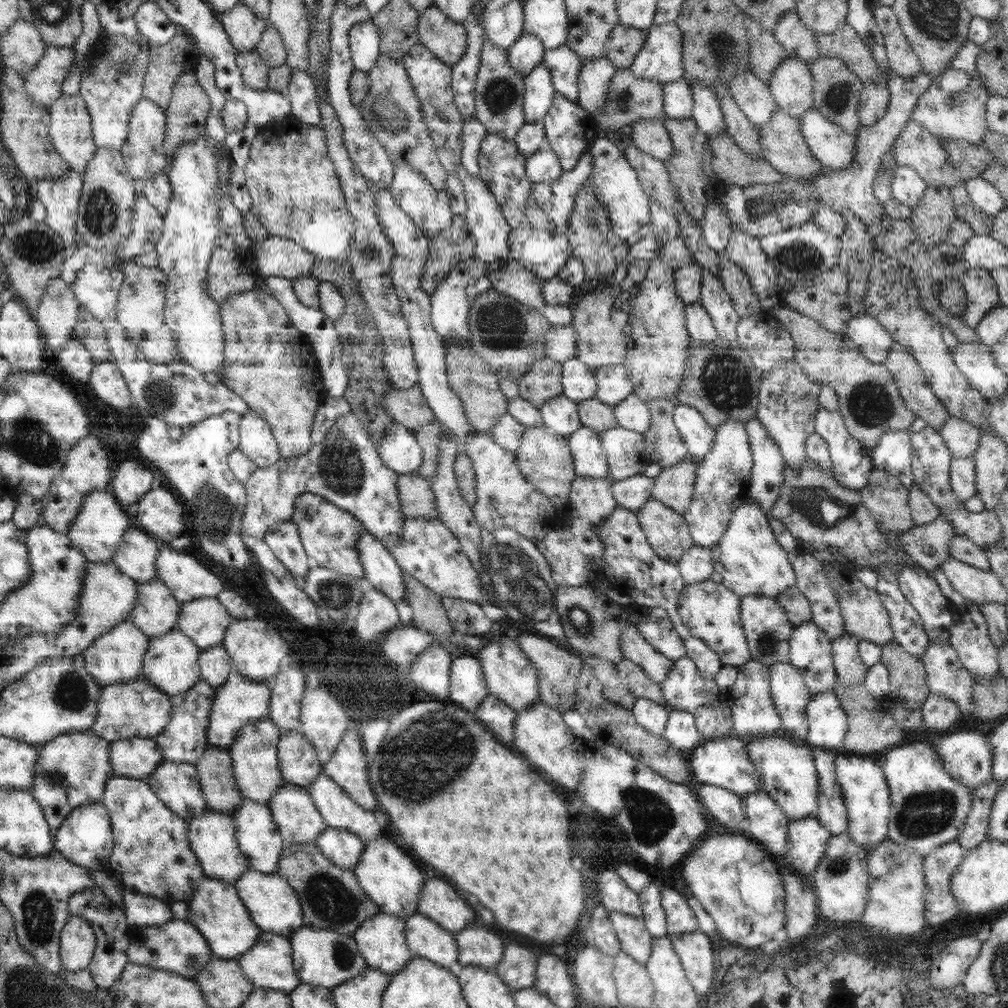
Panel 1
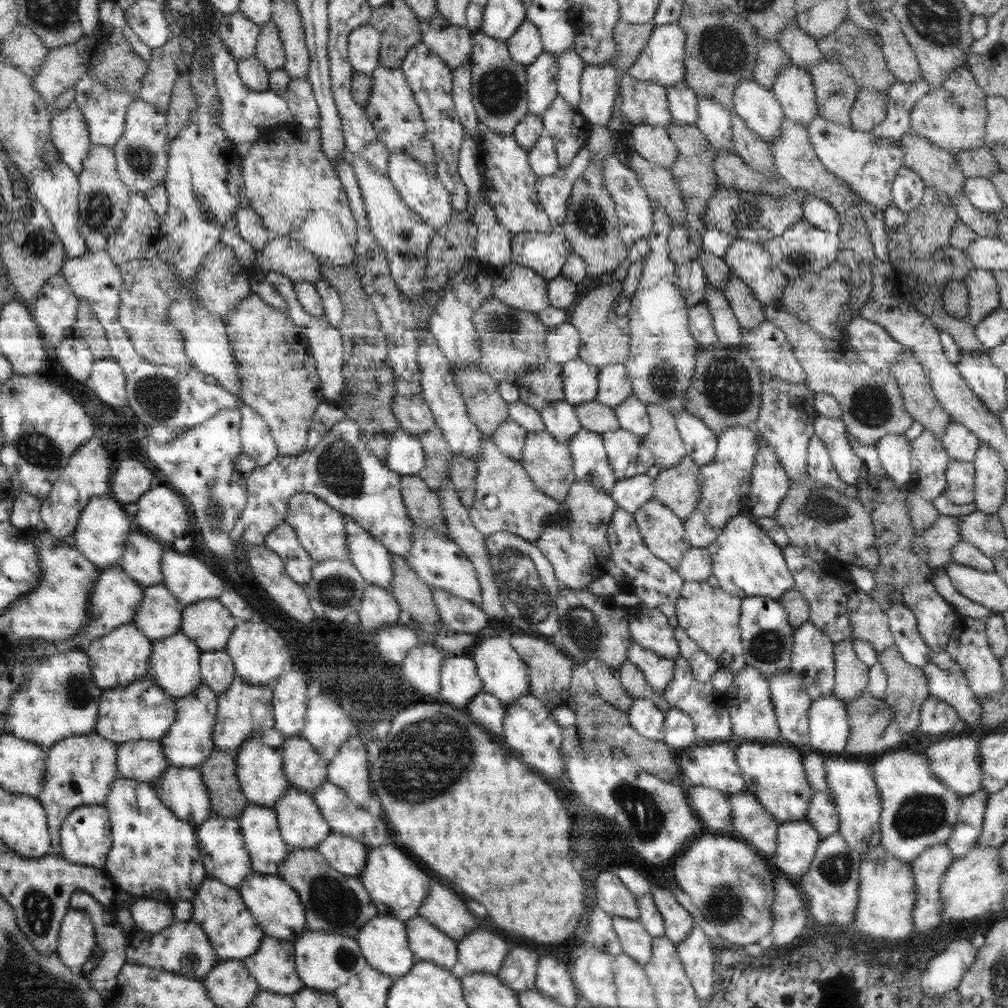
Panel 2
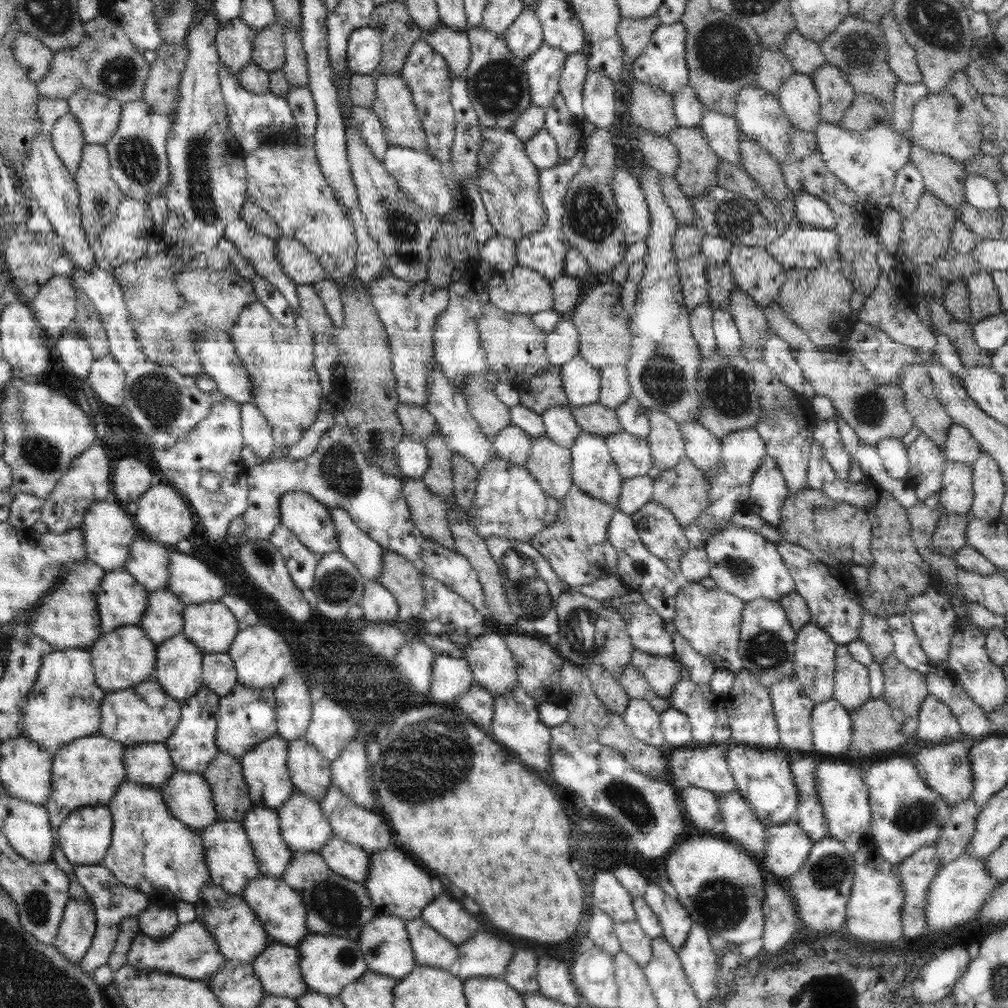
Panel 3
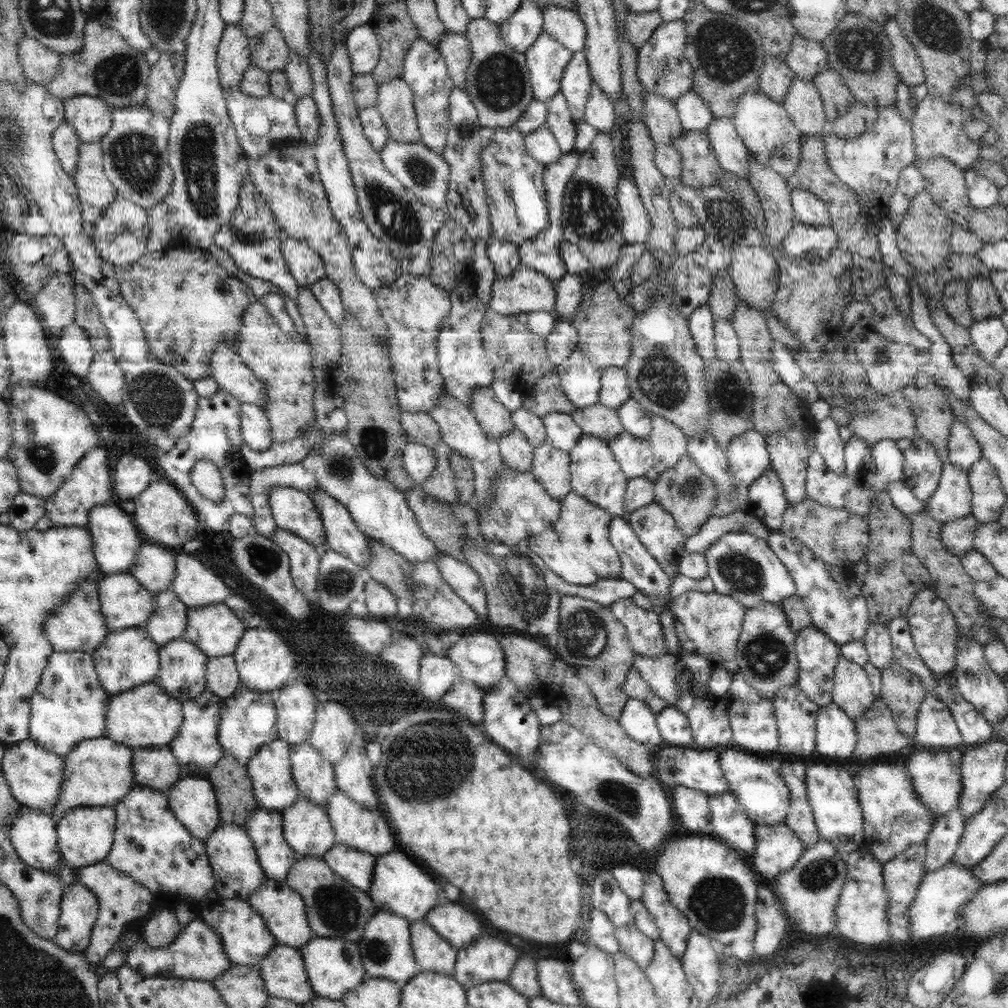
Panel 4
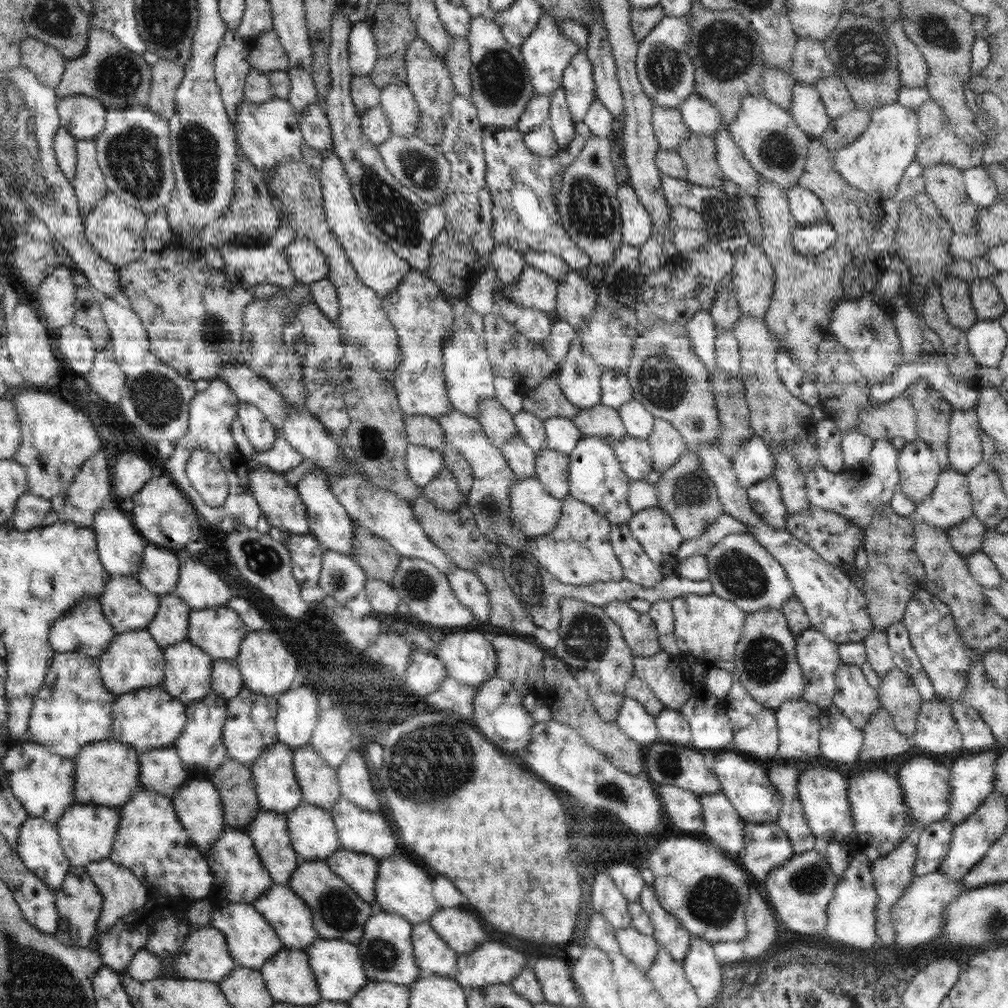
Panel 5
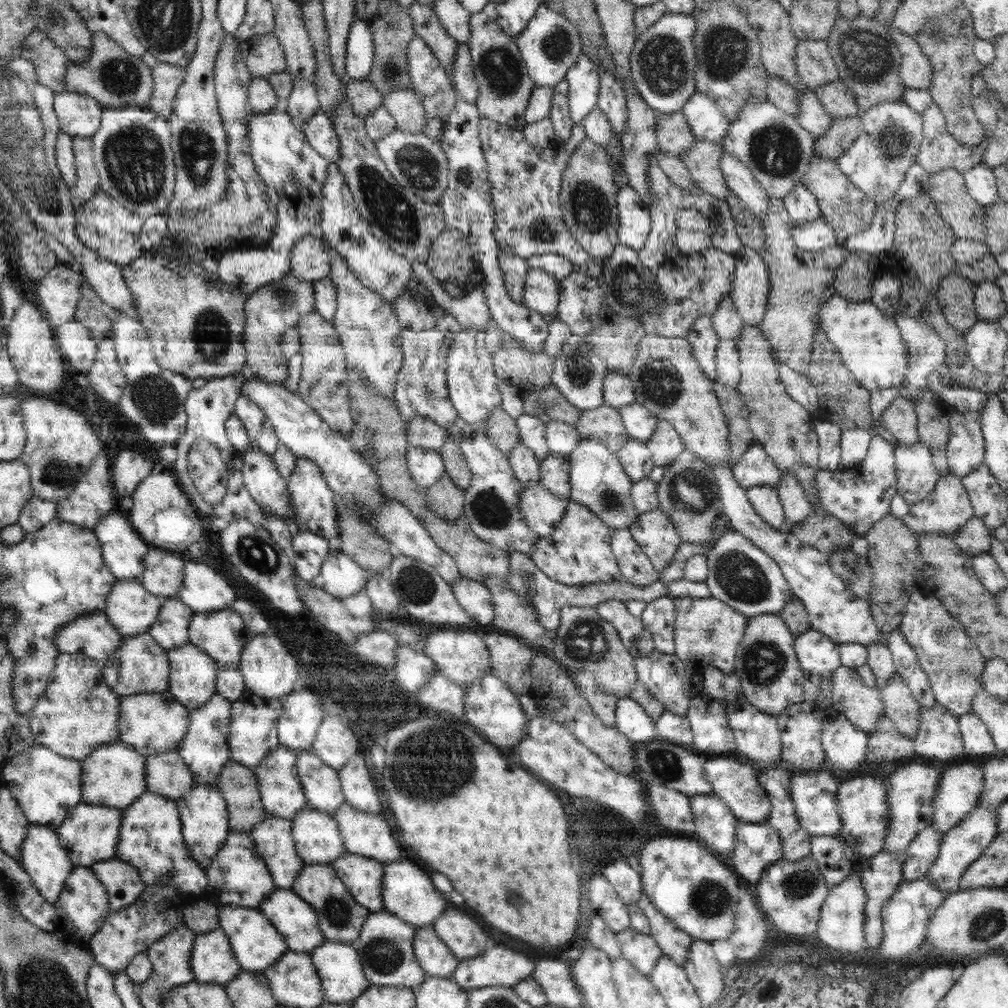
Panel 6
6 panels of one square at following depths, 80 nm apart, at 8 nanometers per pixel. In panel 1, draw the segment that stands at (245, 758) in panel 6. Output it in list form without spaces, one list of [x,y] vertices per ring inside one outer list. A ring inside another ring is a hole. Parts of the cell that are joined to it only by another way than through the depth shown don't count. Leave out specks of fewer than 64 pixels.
[[[232,668],[227,681],[220,688],[214,688],[214,690],[215,695],[209,716],[207,739],[210,745],[220,746],[222,749],[228,750],[234,744],[234,739],[242,727],[269,716],[271,684],[268,681],[250,680]]]

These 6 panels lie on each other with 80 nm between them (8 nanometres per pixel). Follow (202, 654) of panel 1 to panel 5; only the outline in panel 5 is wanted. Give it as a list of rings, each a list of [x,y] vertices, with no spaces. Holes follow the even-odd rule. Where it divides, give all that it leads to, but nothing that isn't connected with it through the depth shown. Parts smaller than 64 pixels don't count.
[[[213,659],[211,668],[212,690],[226,700],[234,698],[243,687],[243,678],[236,660]]]

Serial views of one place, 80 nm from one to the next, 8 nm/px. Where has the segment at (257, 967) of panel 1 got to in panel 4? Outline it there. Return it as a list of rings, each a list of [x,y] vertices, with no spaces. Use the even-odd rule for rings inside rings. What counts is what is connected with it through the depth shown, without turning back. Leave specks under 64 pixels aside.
[[[274,946],[258,969],[269,996],[302,1005],[316,995],[308,982],[302,953],[297,948]]]

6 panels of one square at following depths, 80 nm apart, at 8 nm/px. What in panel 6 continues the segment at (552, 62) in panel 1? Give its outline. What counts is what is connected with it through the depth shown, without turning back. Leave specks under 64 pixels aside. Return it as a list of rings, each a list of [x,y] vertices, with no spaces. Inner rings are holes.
[[[581,54],[566,71],[568,83],[569,113],[574,123],[581,123],[583,118],[597,106],[600,88],[597,65],[586,55]]]

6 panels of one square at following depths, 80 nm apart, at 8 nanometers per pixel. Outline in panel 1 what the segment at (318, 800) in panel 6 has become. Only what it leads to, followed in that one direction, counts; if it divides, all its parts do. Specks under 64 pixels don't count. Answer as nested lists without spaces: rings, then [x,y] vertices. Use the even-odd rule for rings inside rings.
[[[297,729],[282,730],[277,747],[279,769],[286,783],[308,788],[323,772],[312,743]]]

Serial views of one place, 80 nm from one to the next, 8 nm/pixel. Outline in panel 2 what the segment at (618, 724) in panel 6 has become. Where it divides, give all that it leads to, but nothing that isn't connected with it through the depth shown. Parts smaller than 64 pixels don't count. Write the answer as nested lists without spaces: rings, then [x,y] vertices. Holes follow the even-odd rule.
[[[634,699],[627,711],[632,728],[636,729],[644,738],[664,741],[665,713],[651,700]]]

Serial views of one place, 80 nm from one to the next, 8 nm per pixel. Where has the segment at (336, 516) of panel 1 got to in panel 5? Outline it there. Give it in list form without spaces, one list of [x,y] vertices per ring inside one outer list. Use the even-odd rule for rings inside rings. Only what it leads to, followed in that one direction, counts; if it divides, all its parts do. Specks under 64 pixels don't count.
[[[268,468],[248,469],[248,472],[251,496],[273,529],[282,527],[289,533],[311,534],[303,499],[282,474]]]

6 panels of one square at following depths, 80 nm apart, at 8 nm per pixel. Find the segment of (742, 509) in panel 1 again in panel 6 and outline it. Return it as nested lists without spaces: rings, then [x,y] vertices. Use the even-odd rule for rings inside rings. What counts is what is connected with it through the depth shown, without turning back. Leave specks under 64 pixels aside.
[[[728,530],[722,534],[705,554],[708,576],[705,583],[711,596],[728,604],[747,618],[762,613],[780,613],[795,594],[784,578],[781,568],[751,540],[739,532]]]

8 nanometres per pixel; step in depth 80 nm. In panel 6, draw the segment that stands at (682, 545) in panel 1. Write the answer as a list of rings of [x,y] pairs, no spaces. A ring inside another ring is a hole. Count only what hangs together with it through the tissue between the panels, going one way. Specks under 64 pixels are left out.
[[[659,508],[639,513],[629,531],[658,572],[669,566],[682,542],[671,518]]]

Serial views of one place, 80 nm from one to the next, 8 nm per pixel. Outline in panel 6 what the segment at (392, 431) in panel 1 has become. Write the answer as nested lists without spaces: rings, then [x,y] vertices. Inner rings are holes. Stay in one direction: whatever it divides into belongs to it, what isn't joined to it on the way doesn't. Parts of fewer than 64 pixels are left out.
[[[409,445],[406,453],[407,466],[416,484],[430,488],[445,475],[445,465],[439,451]]]

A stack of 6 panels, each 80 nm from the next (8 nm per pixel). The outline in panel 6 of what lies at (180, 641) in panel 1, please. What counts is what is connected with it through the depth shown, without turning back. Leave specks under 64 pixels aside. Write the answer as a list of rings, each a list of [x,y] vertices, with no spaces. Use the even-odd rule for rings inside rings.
[[[190,642],[168,650],[167,655],[170,663],[168,692],[189,711],[204,706],[216,693],[216,661]]]

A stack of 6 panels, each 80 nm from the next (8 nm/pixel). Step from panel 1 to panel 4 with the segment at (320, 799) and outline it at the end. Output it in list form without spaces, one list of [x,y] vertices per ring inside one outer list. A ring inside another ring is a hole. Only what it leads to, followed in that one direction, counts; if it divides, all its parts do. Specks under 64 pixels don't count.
[[[337,790],[326,803],[324,808],[329,822],[334,828],[337,843],[346,845],[348,848],[378,855],[388,854],[394,851],[394,834],[378,810],[367,810],[363,806],[353,802],[350,797],[341,790]]]

